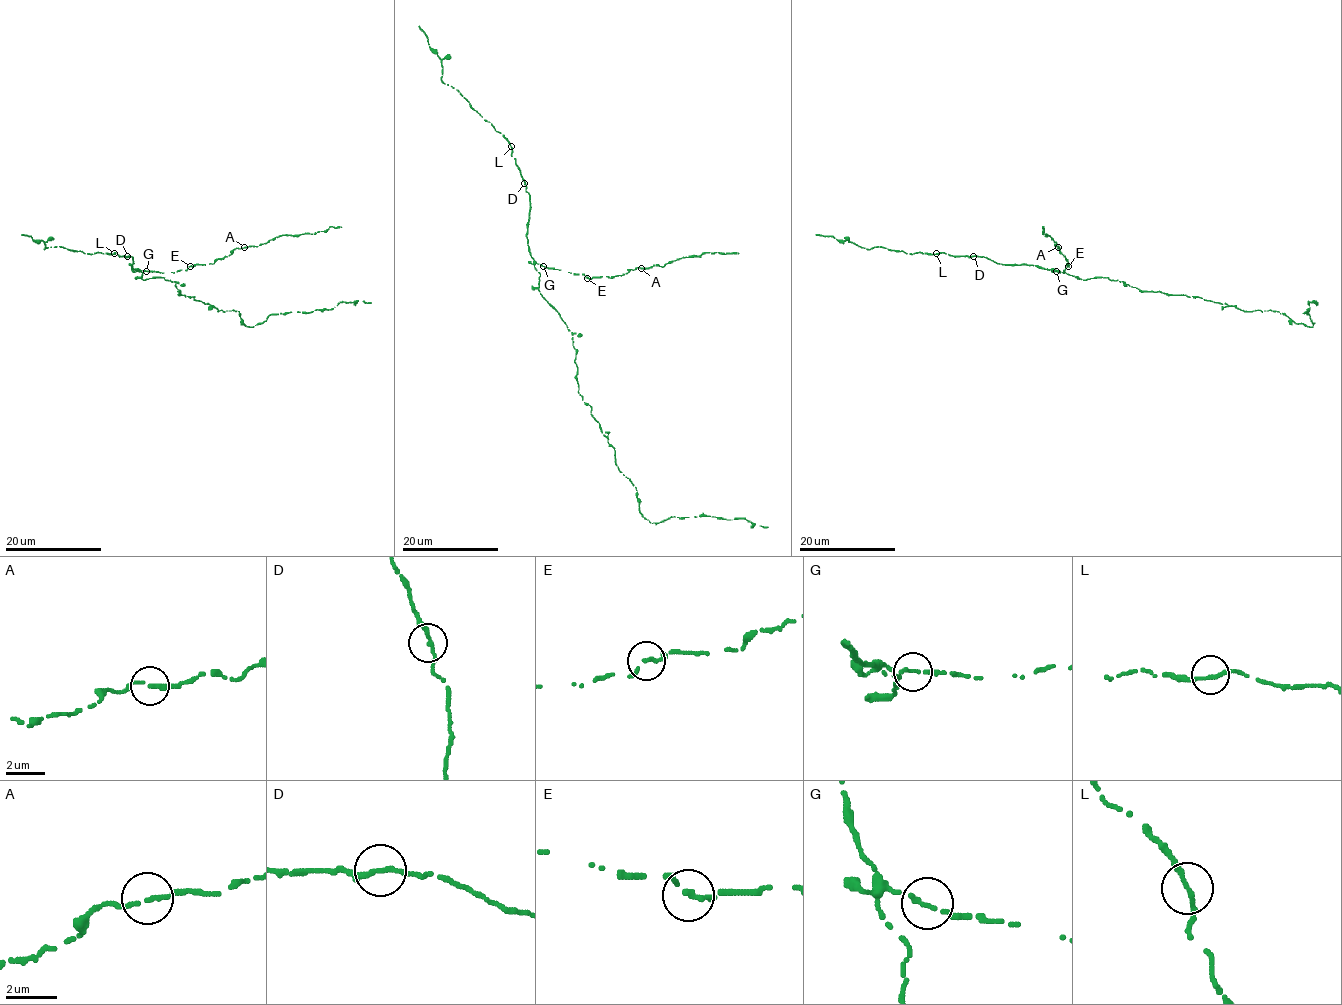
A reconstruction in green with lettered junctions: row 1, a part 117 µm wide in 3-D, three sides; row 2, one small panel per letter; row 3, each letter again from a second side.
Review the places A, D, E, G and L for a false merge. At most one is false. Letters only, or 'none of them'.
none of them

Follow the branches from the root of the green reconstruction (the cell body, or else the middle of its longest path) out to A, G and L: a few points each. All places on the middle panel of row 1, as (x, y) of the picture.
A: (566, 325), (540, 293), (540, 273), (534, 266), (536, 263), (589, 278), (613, 278), (641, 268)
G: (566, 325), (540, 293), (540, 273), (534, 266), (543, 266)
L: (566, 325), (539, 290), (540, 273), (534, 266), (526, 238), (530, 196), (511, 155), (511, 146)

